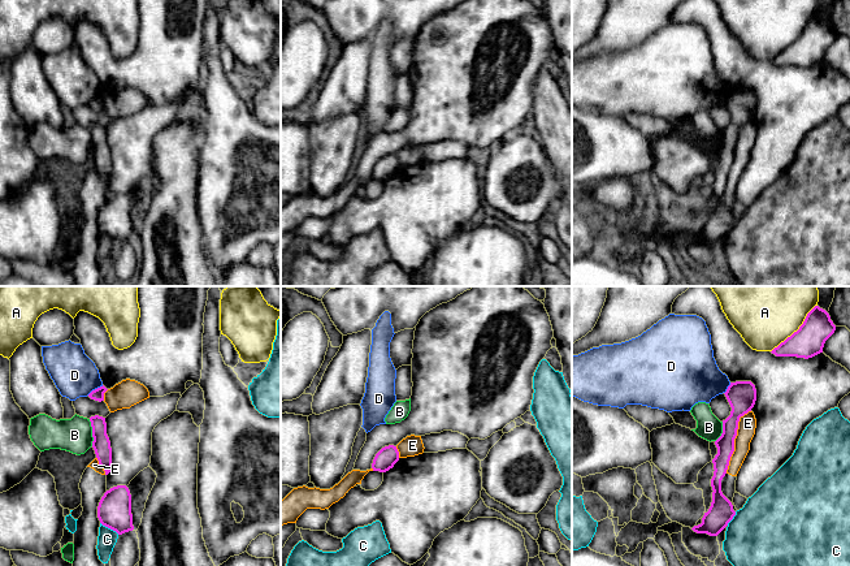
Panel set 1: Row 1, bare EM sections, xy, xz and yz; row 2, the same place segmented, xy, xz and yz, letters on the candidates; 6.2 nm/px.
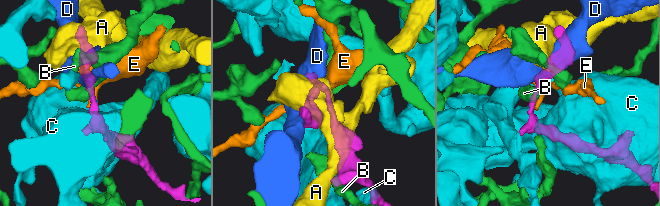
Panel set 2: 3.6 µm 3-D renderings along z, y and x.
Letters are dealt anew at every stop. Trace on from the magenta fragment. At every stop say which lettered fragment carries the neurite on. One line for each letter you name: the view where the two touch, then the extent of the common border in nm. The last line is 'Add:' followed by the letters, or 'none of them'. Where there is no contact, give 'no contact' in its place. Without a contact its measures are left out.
Add: none of them

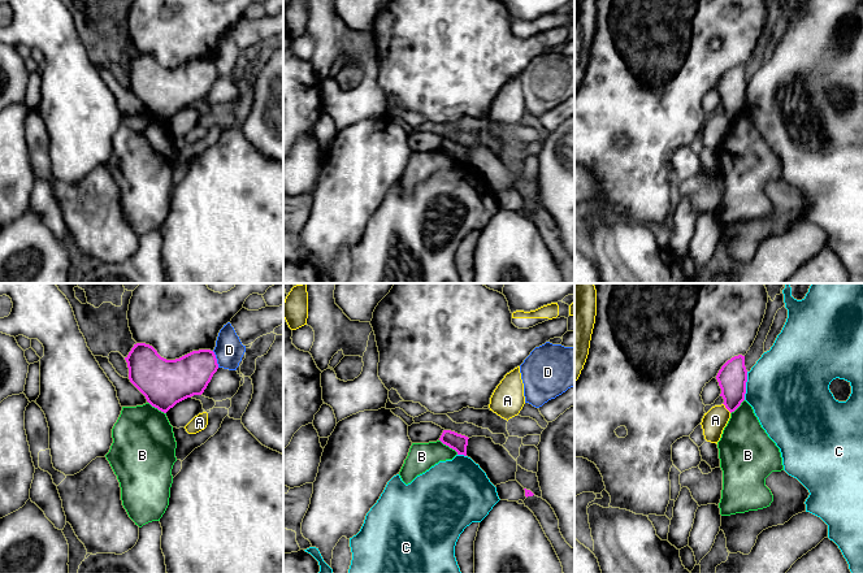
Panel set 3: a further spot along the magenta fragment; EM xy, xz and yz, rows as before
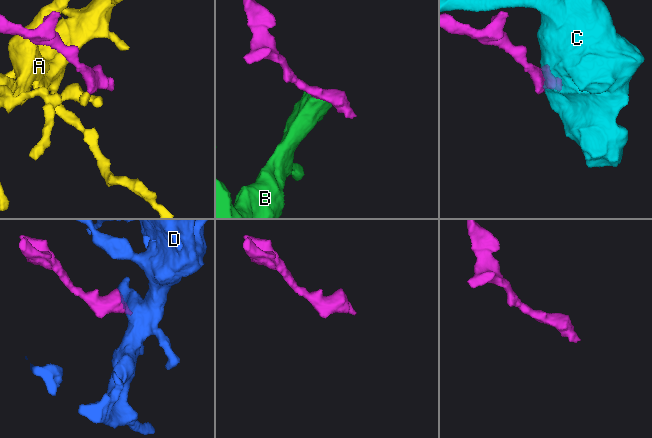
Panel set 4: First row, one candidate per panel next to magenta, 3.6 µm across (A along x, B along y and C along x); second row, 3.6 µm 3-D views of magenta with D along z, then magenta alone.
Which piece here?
Add: none of them

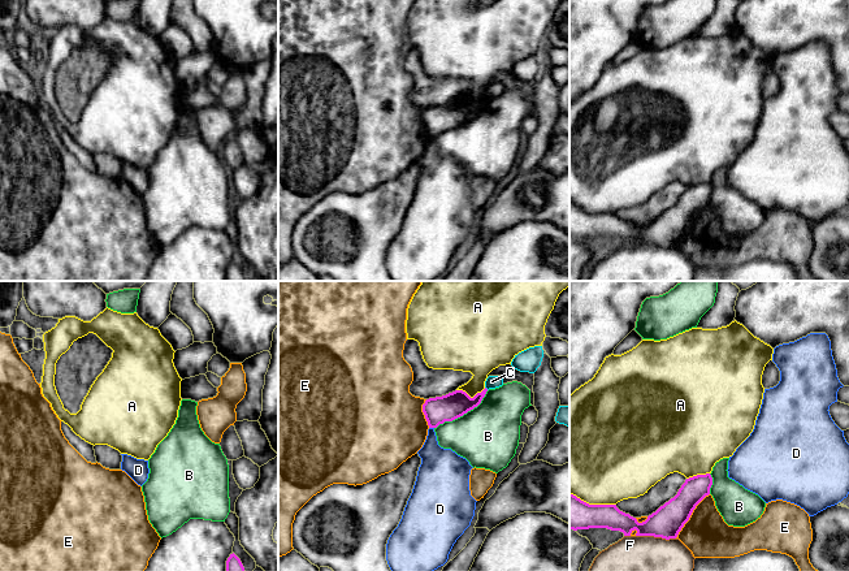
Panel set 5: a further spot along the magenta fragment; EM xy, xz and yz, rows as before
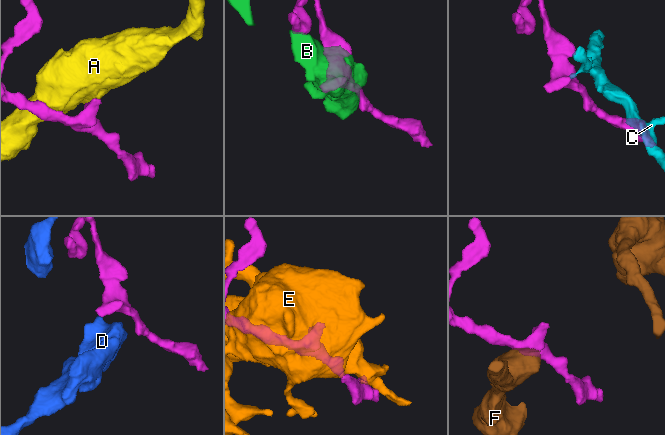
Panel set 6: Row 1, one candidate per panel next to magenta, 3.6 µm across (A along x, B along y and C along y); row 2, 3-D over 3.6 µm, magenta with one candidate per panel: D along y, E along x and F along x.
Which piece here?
Add: none of them

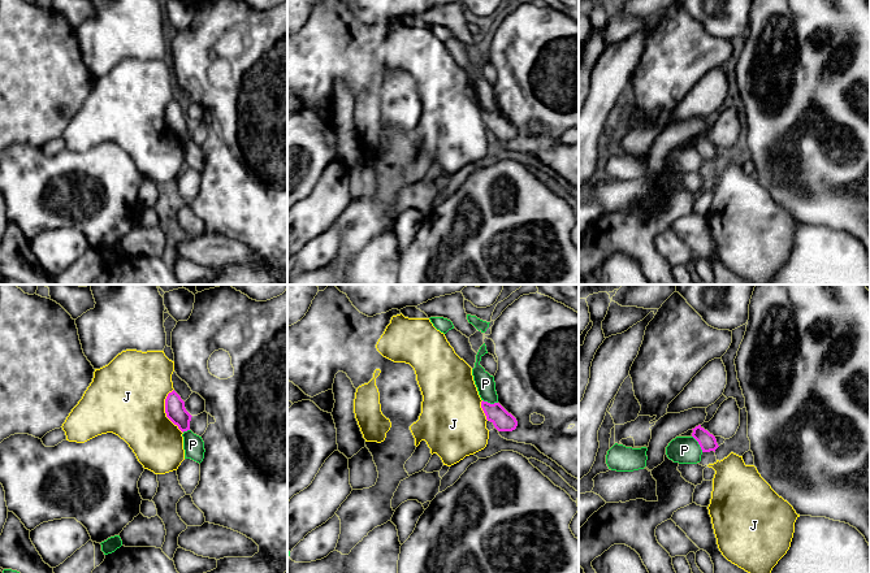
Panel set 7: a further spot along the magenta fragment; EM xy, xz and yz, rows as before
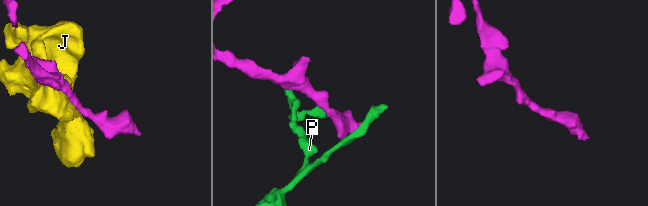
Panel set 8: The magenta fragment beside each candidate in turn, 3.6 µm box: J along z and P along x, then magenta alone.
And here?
Add: none of them

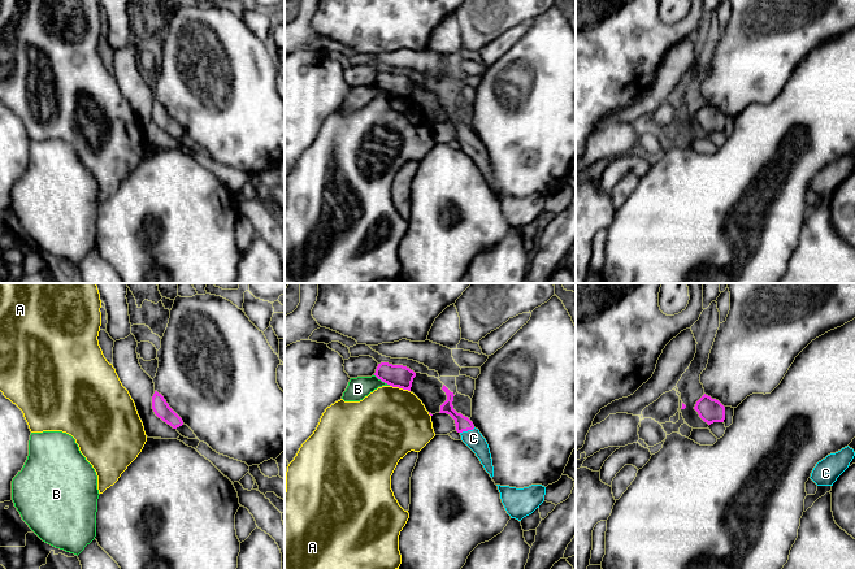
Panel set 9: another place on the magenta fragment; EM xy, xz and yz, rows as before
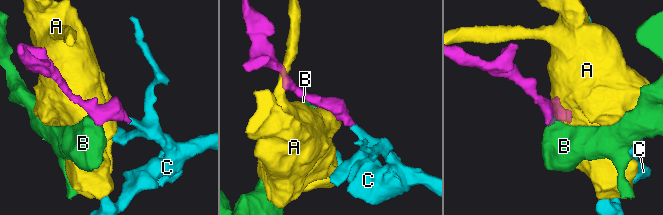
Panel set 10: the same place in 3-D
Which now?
C: xz | 100 nm
Add: C

